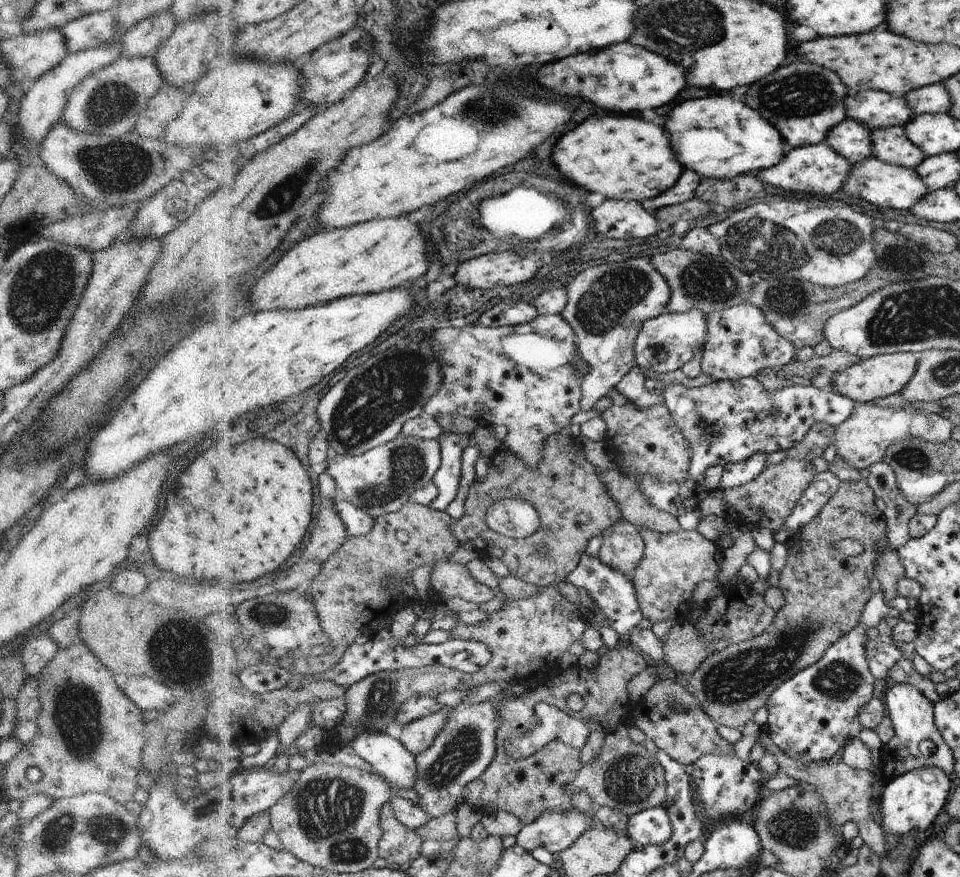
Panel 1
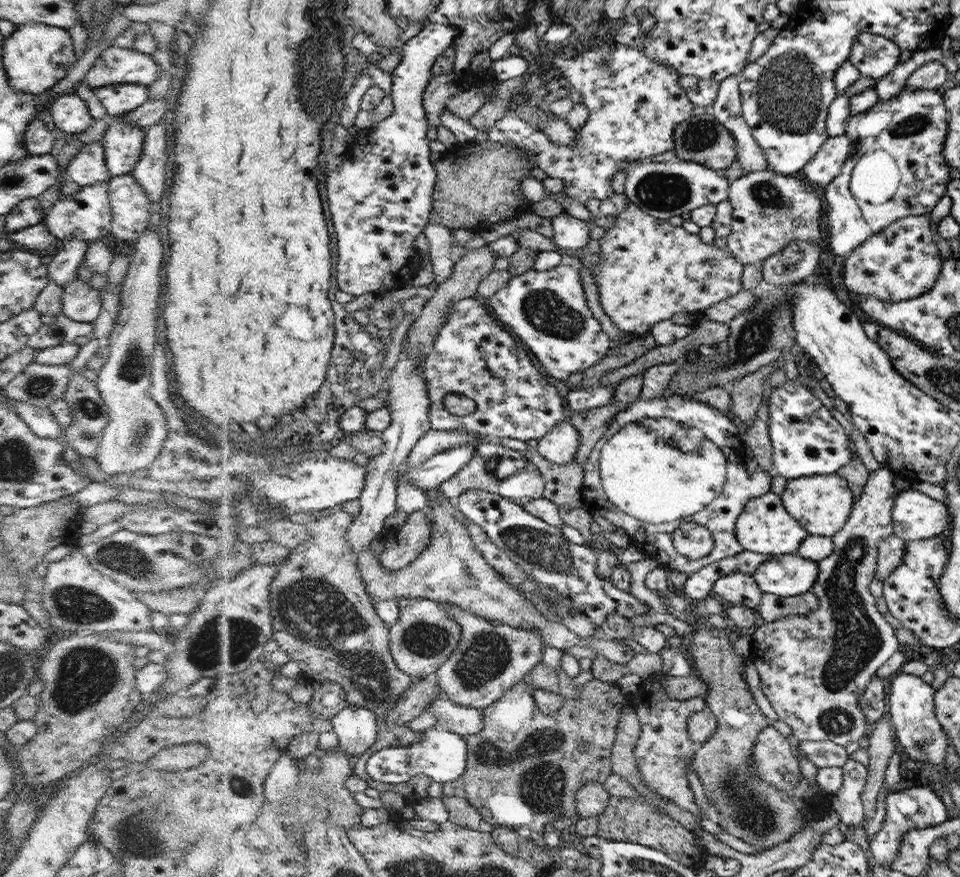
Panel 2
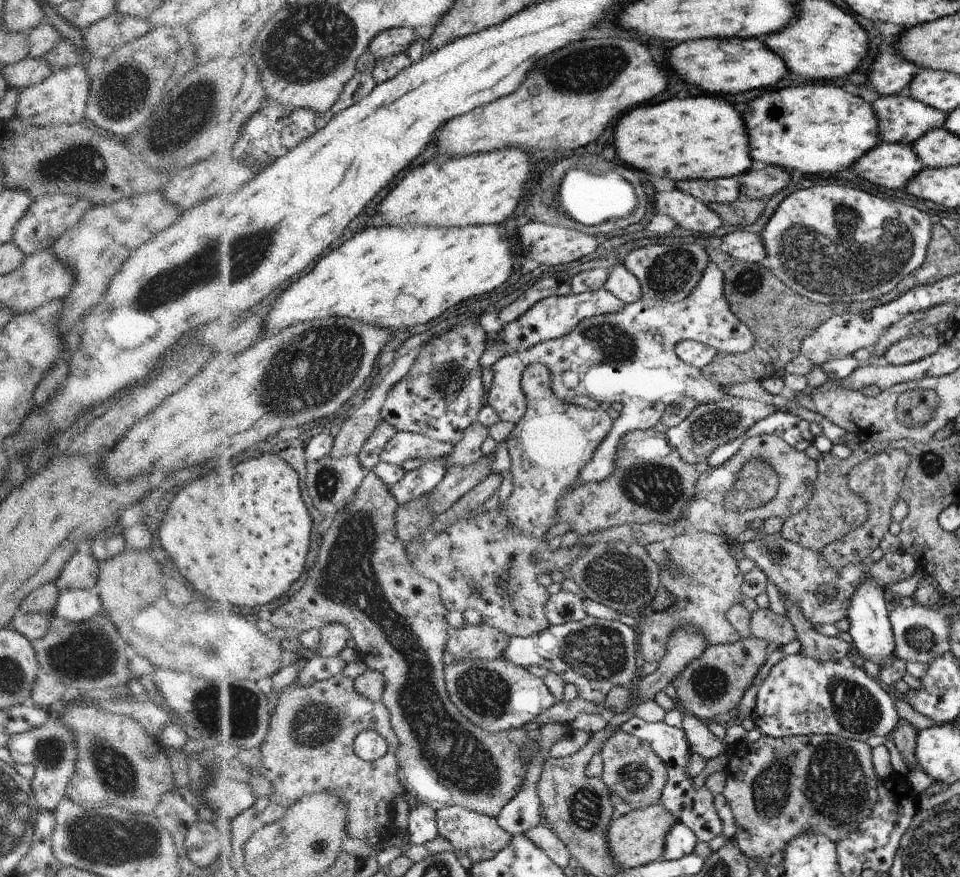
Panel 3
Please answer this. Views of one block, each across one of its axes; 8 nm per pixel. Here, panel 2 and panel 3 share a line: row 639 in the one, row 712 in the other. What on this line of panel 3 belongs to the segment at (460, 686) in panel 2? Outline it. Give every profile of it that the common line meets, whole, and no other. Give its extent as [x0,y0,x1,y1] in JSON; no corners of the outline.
[447,658,557,734]

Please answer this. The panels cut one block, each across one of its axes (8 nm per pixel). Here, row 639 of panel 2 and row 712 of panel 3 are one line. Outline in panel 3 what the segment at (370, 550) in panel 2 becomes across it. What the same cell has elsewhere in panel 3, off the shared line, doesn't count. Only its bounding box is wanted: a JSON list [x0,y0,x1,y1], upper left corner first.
[534,697,612,727]

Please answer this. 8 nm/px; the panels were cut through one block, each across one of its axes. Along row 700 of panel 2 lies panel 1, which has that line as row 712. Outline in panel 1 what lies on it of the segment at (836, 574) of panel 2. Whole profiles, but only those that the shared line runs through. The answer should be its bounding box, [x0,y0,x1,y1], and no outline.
[764,588,900,764]

